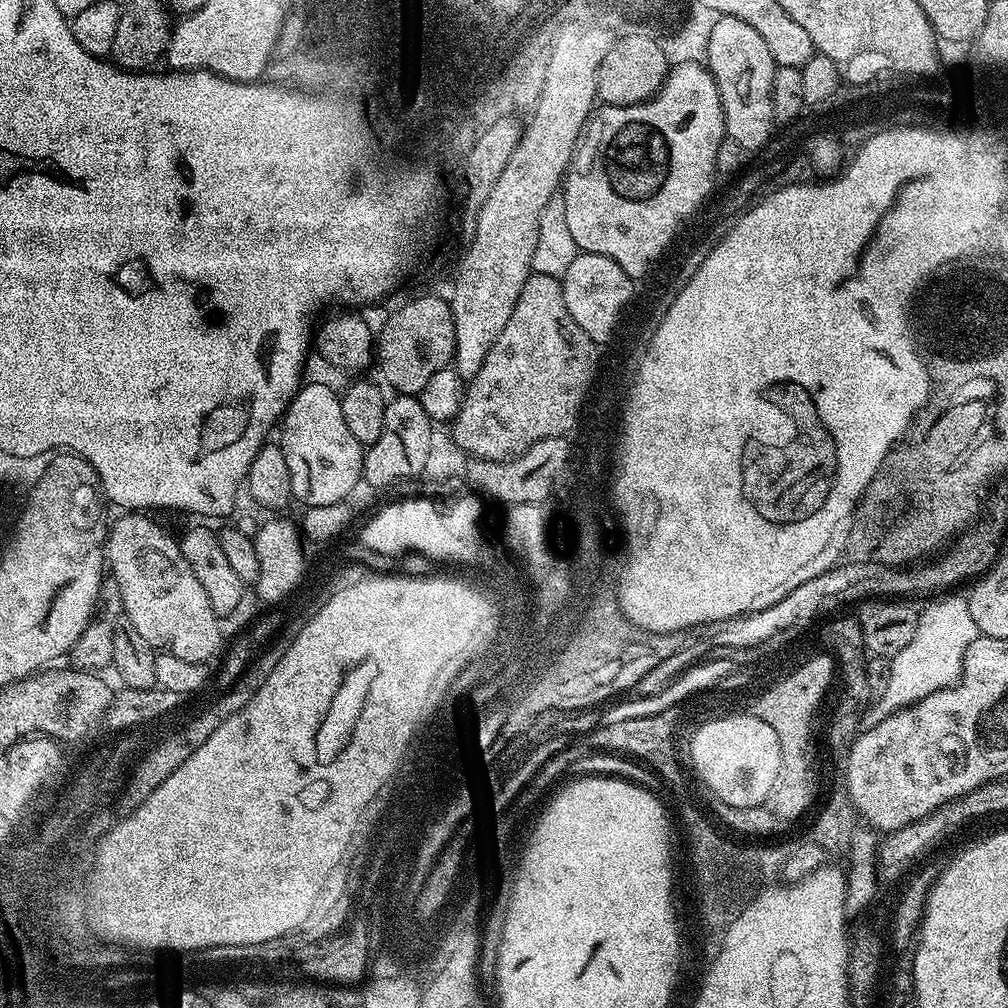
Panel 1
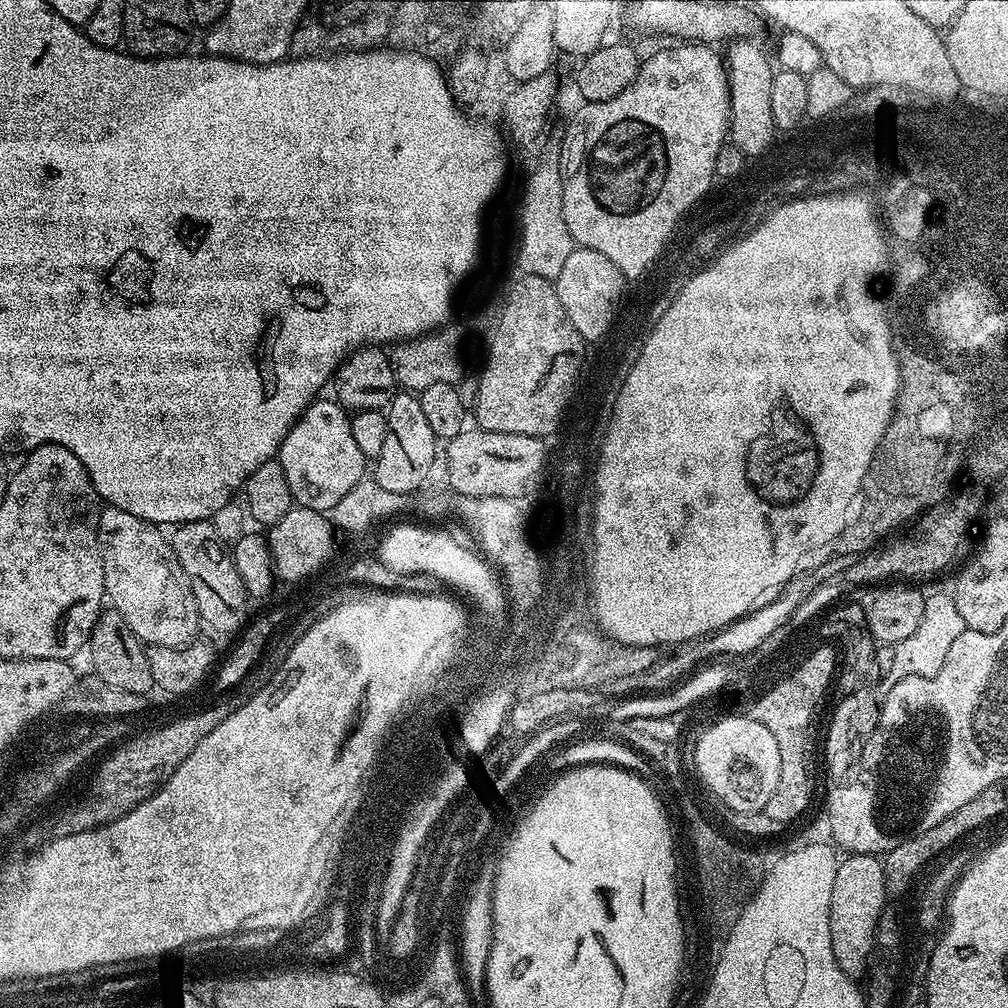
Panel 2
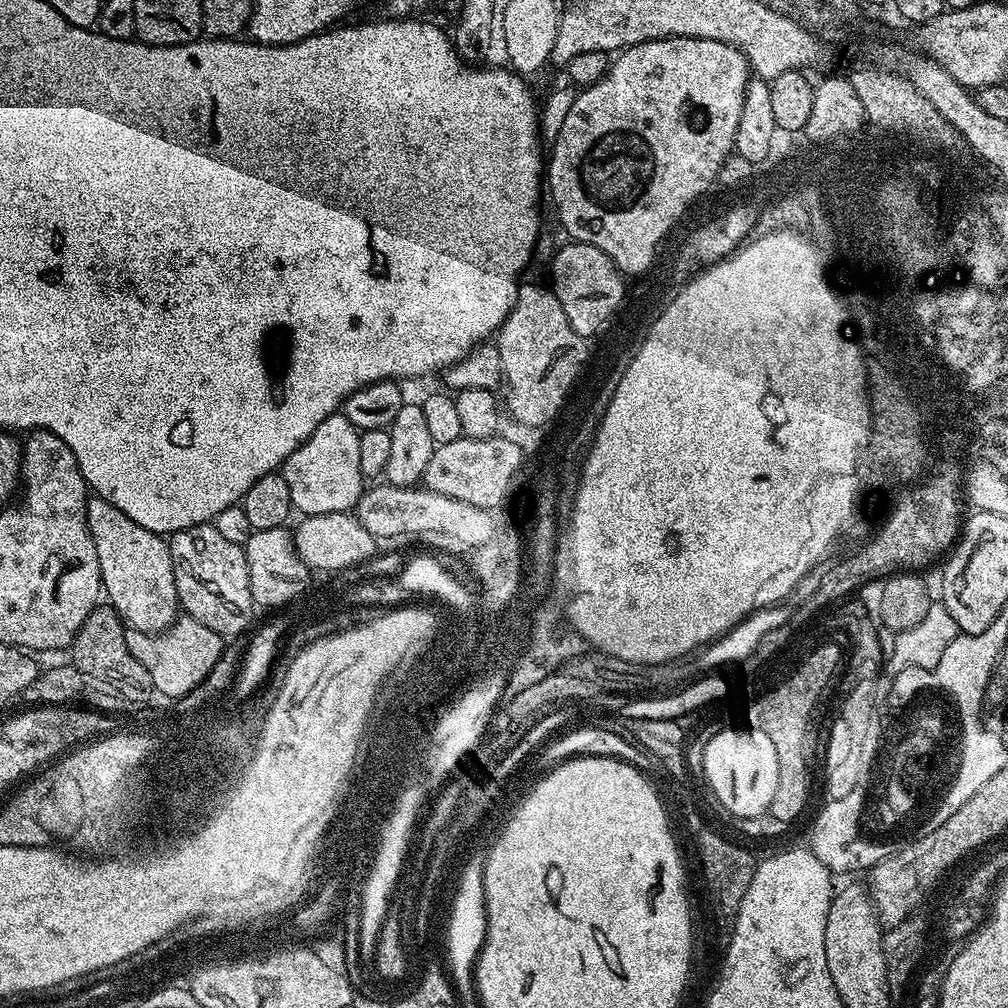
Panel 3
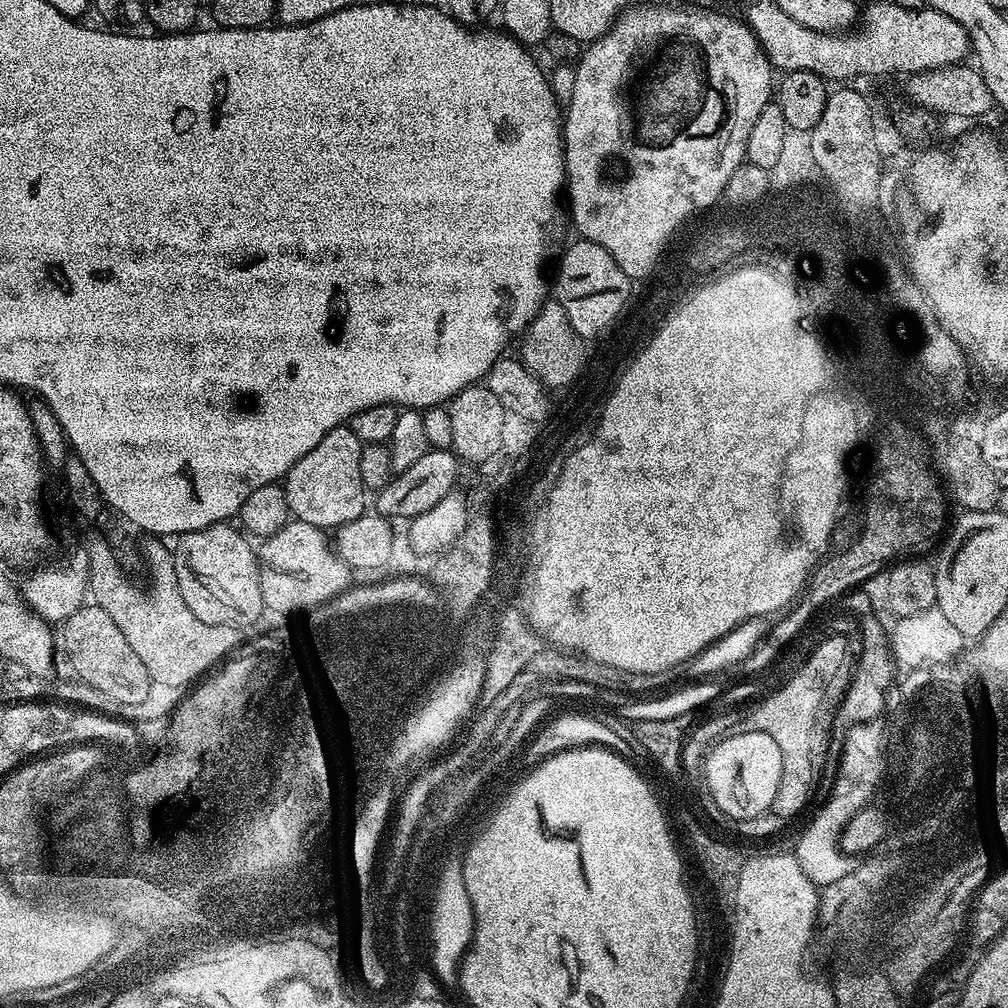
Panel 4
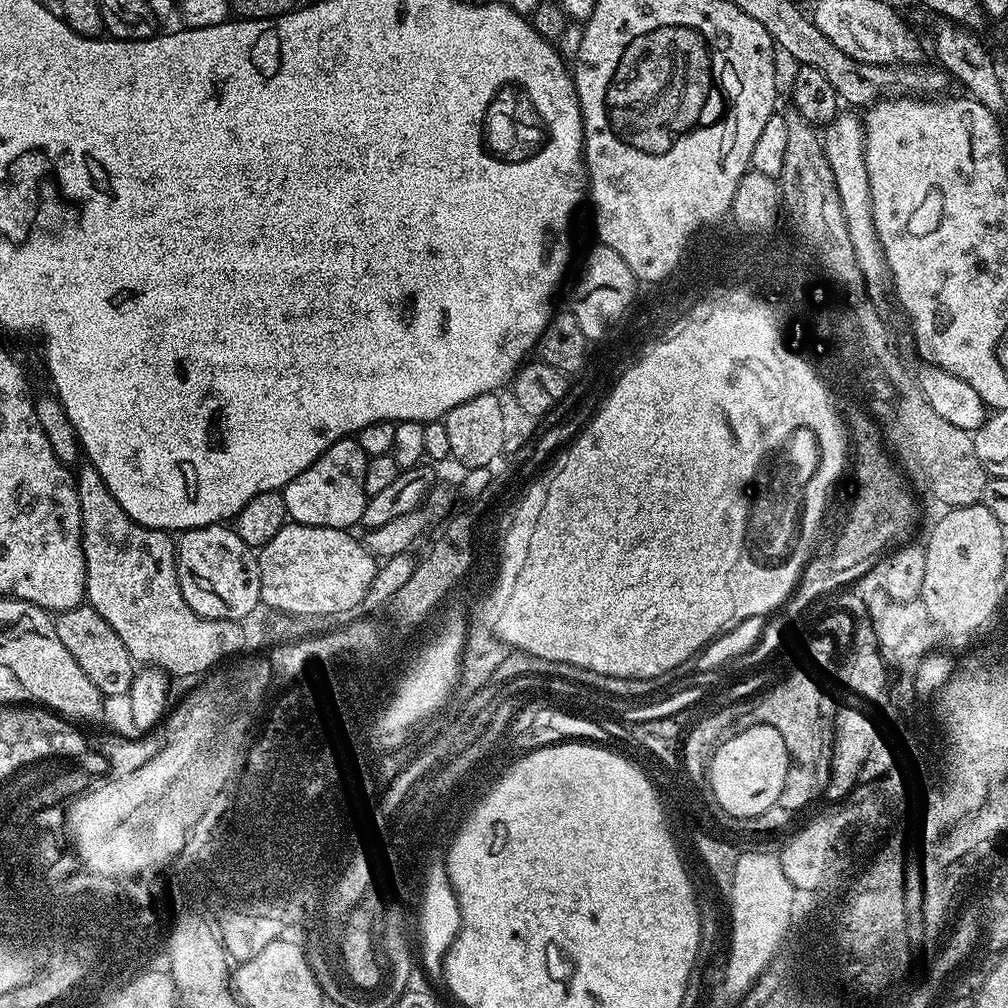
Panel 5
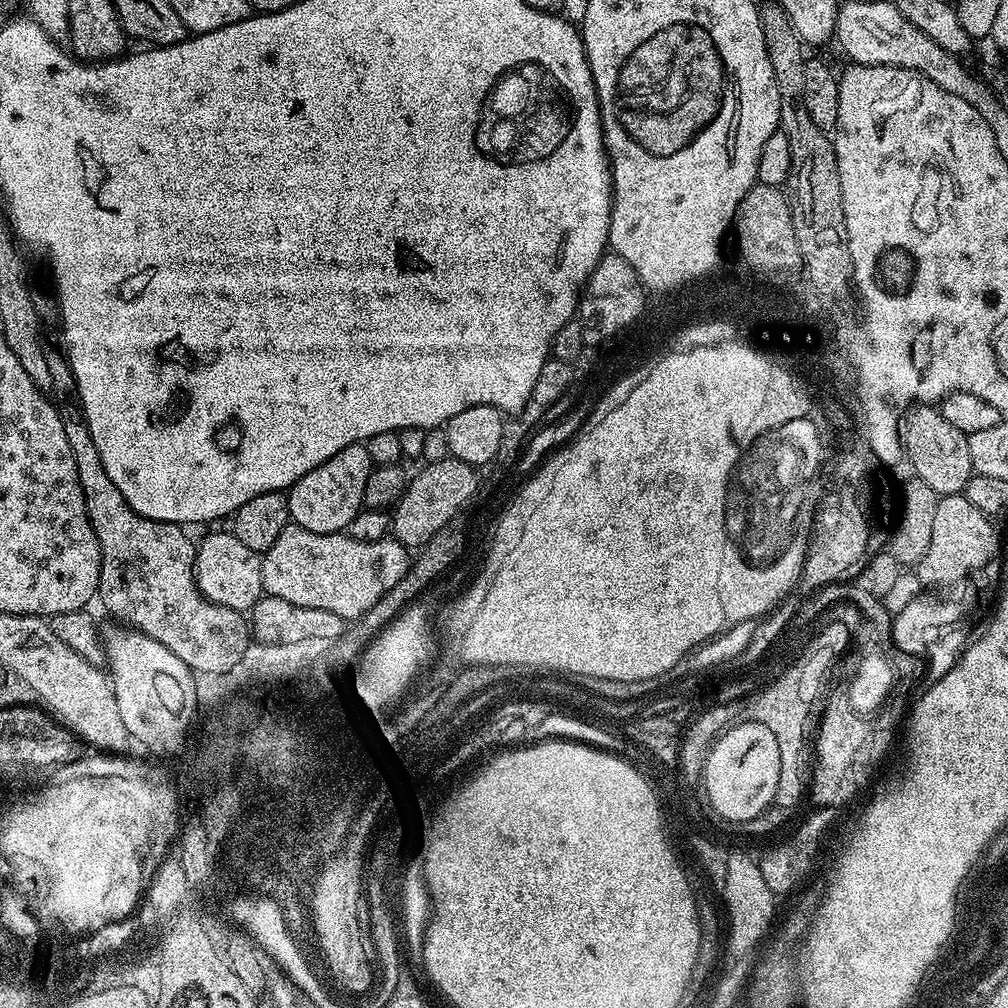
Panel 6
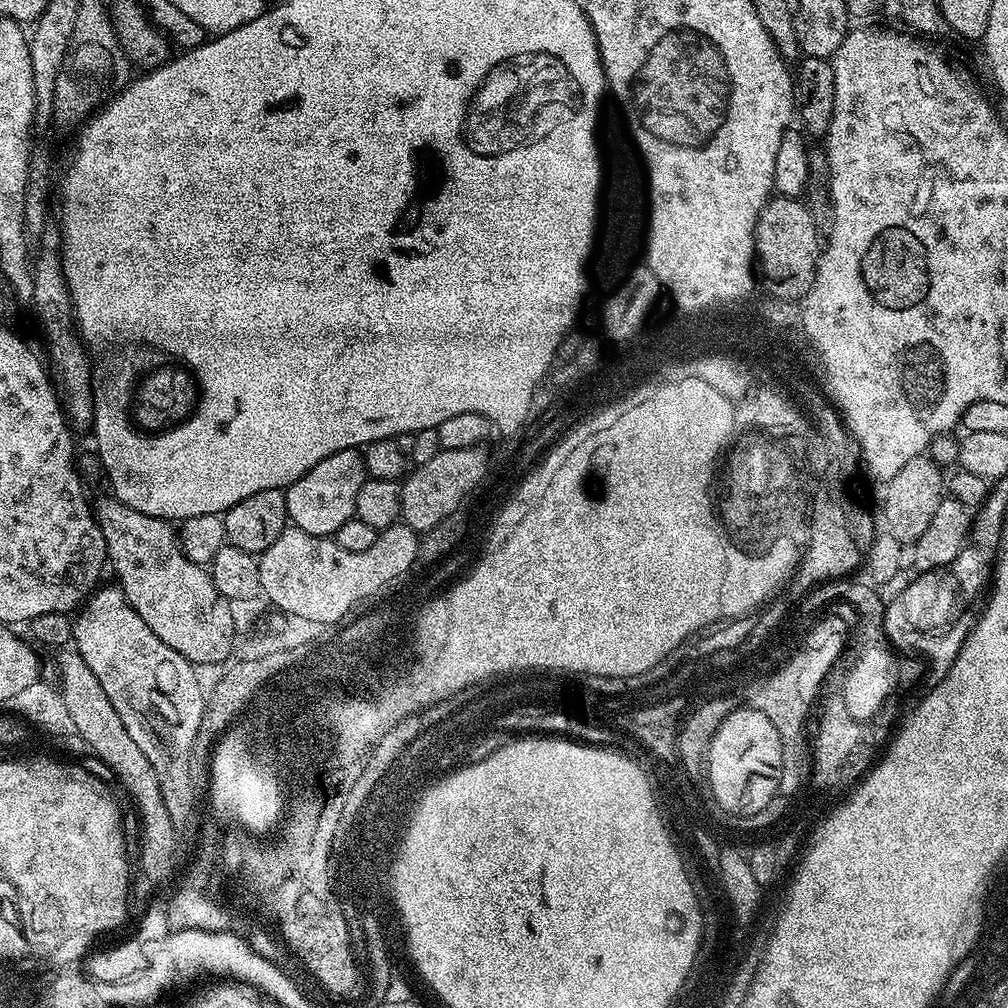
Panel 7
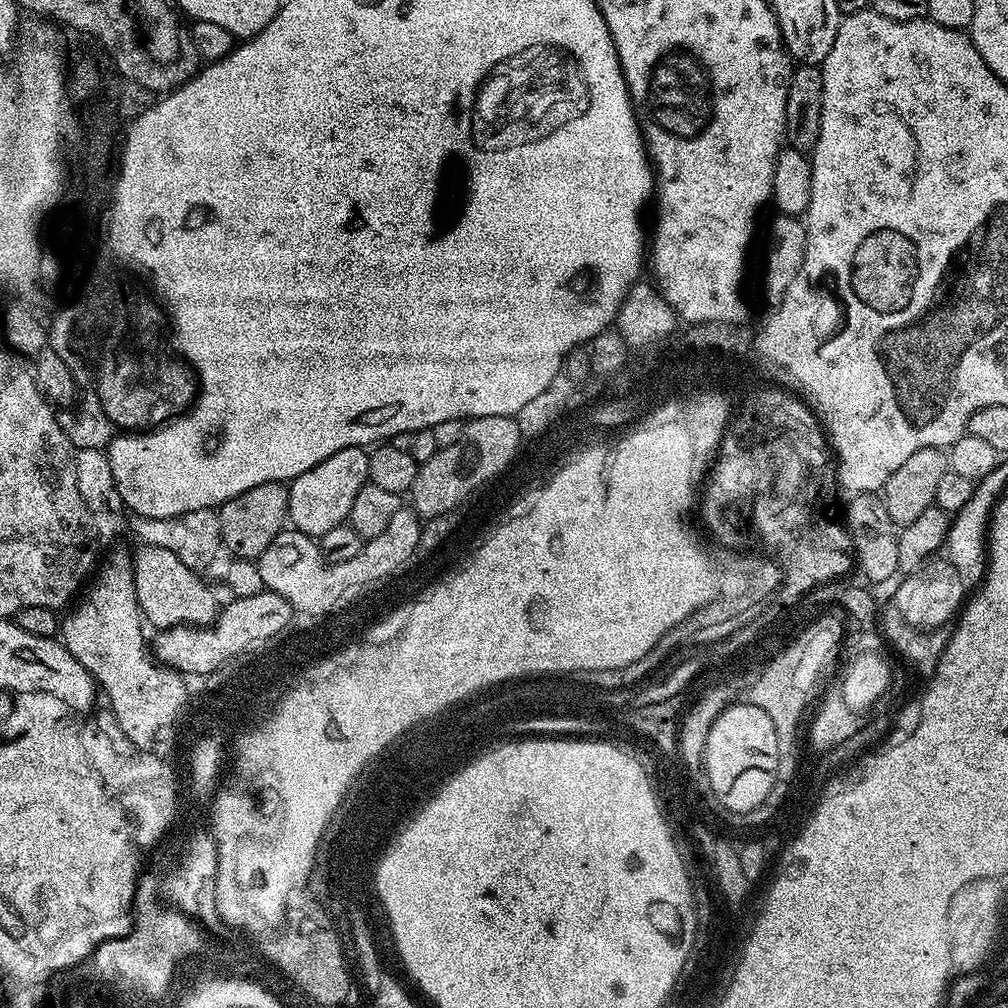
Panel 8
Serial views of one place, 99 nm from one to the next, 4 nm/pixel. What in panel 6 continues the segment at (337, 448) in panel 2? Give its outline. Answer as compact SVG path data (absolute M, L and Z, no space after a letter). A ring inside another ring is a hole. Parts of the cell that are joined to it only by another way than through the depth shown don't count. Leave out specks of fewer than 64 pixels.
M351 444L346 446L346 450L338 450L338 454L334 454L334 458L326 458L326 462L322 462L322 466L314 466L314 470L310 470L310 474L302 474L302 478L298 478L298 482L286 492L291 523L302 526L306 530L314 530L314 534L344 532L350 526L352 519L364 508L366 478L370 478L373 467L365 445Z

